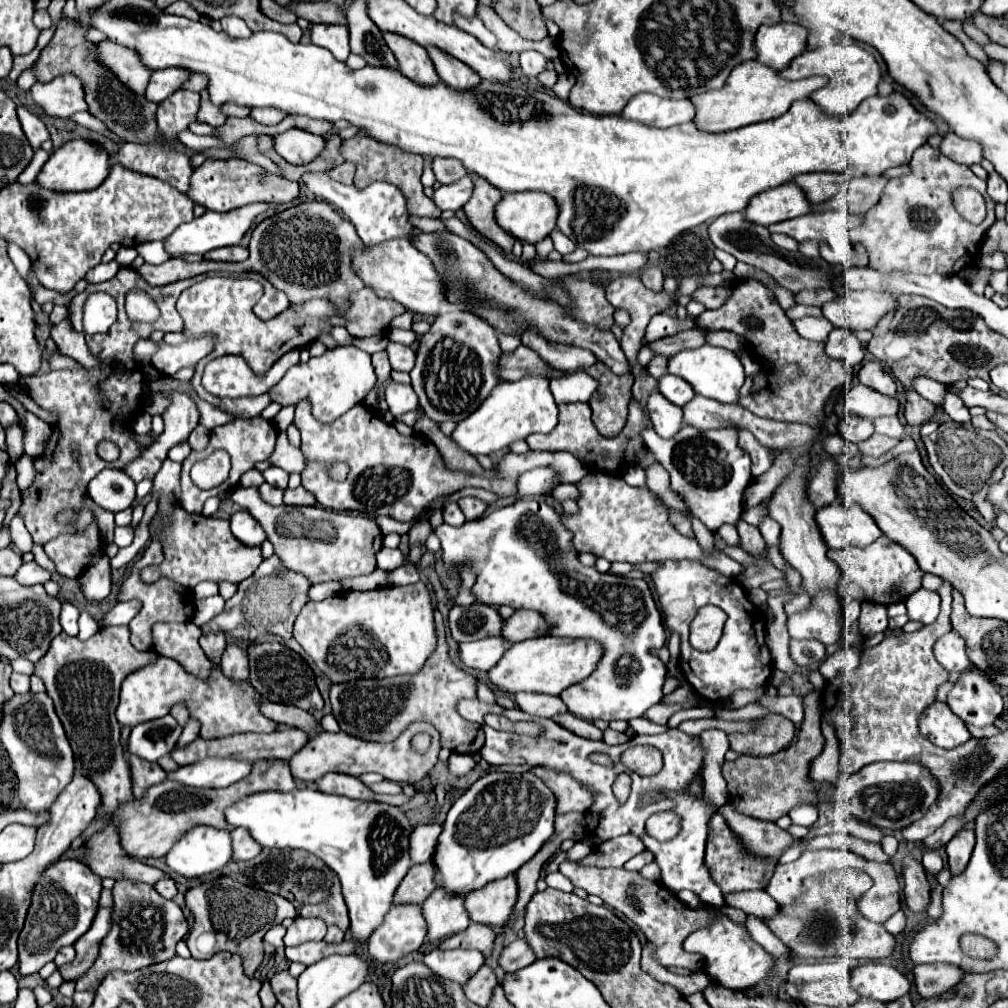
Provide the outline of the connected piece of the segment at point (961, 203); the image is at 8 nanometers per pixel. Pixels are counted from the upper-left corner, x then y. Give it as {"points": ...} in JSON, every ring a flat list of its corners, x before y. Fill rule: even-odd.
{"points":[[961,187,953,193,953,201,957,211,971,223,981,223,985,219,985,199,979,191,969,189,969,187]]}

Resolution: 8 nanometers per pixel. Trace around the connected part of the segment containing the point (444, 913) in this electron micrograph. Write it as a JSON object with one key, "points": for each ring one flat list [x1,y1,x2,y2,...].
{"points":[[435,889,423,903,423,917,427,921,427,939,441,941,451,937,469,925,469,915,461,895]]}

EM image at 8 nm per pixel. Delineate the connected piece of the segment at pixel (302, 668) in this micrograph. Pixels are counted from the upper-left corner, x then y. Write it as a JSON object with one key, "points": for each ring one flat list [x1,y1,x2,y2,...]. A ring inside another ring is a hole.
{"points":[[255,641,253,645,247,647,247,657,249,657,249,669,251,669,249,683,255,687,255,691,261,697,273,703,295,705,305,711,323,709,323,697,315,685,315,675,299,653,287,649,277,641]]}

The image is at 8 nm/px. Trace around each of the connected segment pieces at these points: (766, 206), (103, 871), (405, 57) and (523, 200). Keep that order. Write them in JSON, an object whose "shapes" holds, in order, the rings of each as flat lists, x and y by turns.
{"shapes":[[[785,183,753,197,745,209,745,217,747,221,767,227,779,221,807,215,809,211,811,203,807,201,805,193,795,183]],[[113,825,103,827,97,835,93,835,85,845,85,863,99,877,129,877,133,881,157,883,159,879,167,879,169,875,161,869,149,867,133,857,127,857,119,845,119,835]],[[383,33,385,43,393,51,399,71,405,73,405,77,421,83,421,85,435,85,439,83,439,77,435,73,435,67,427,55,427,49,407,41,407,37,397,37,395,33]],[[541,191,505,193,495,209,495,221,521,243,545,239,557,225,557,203]]]}

